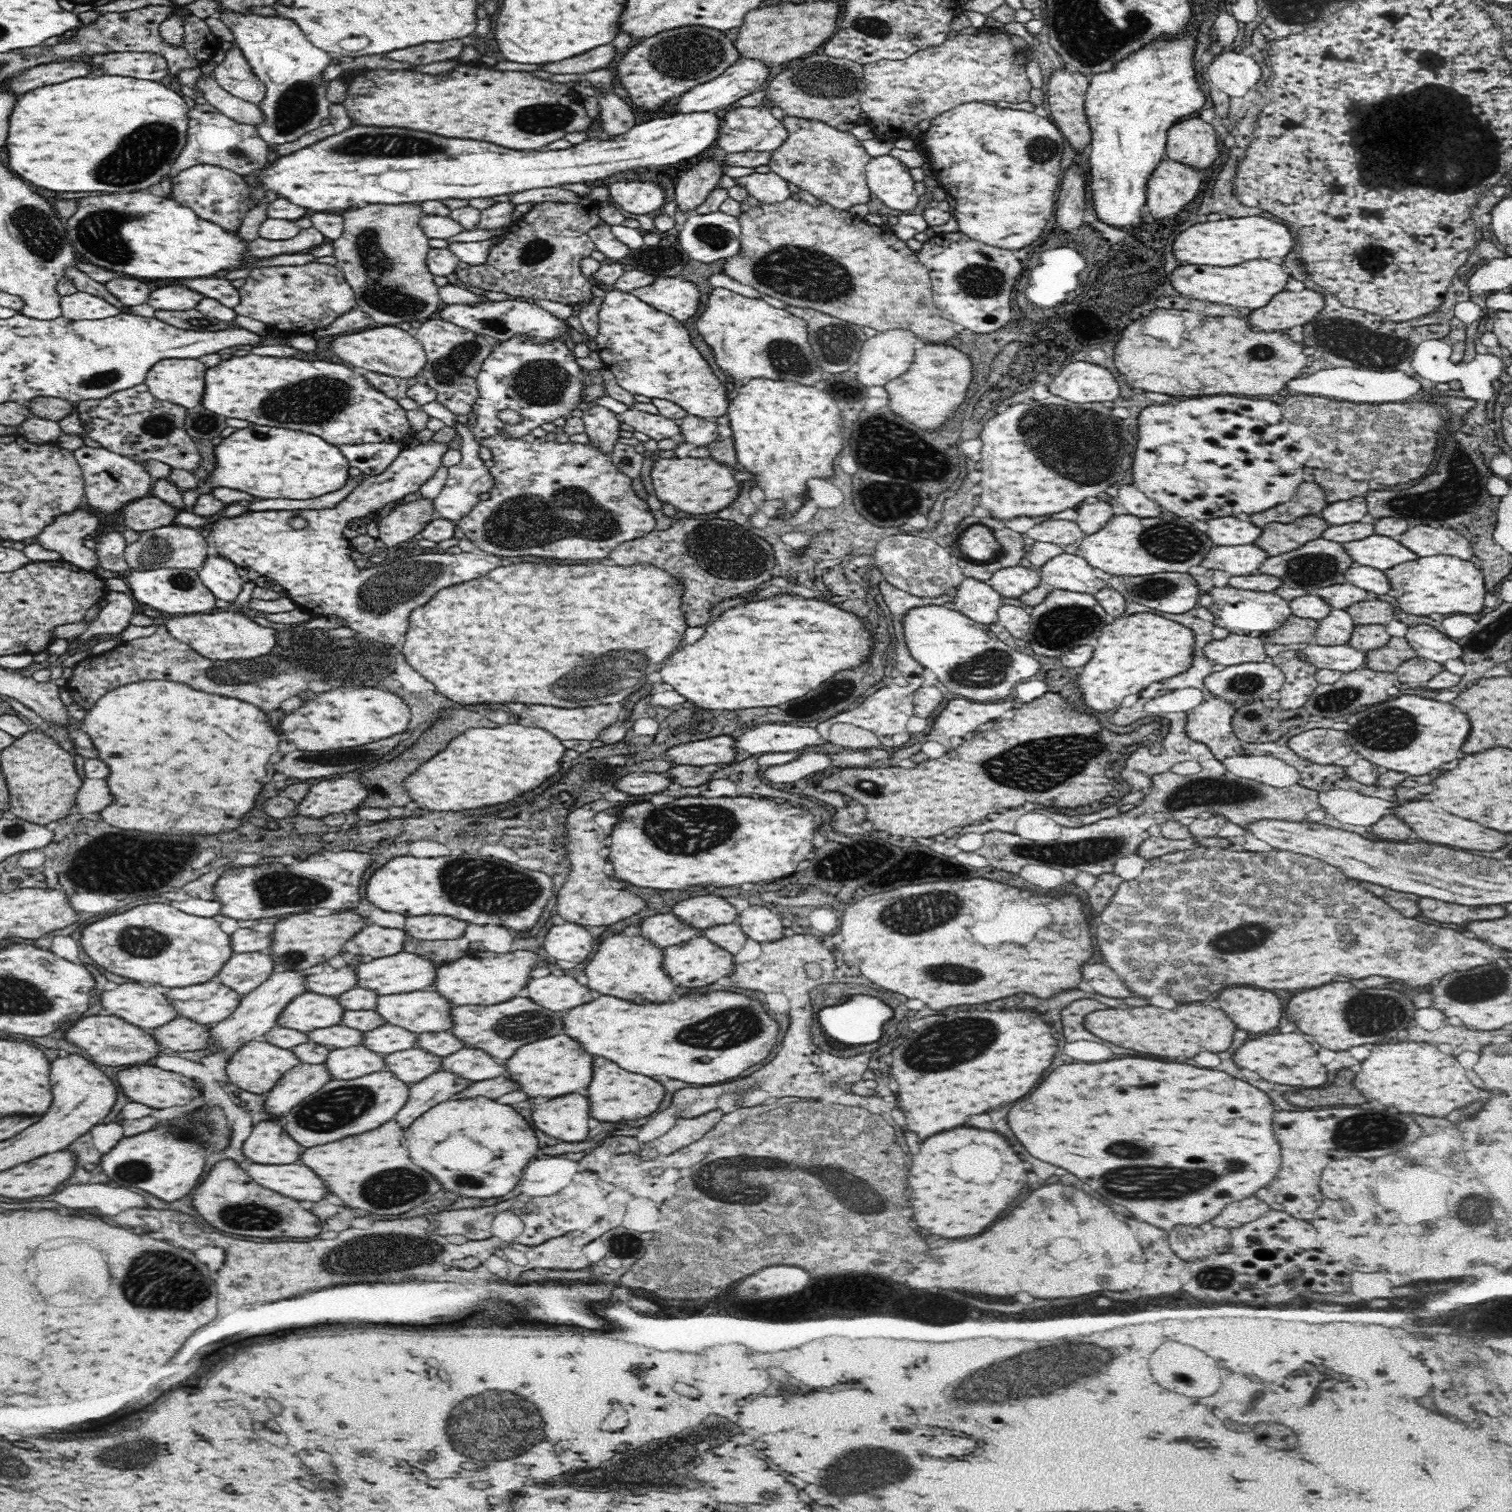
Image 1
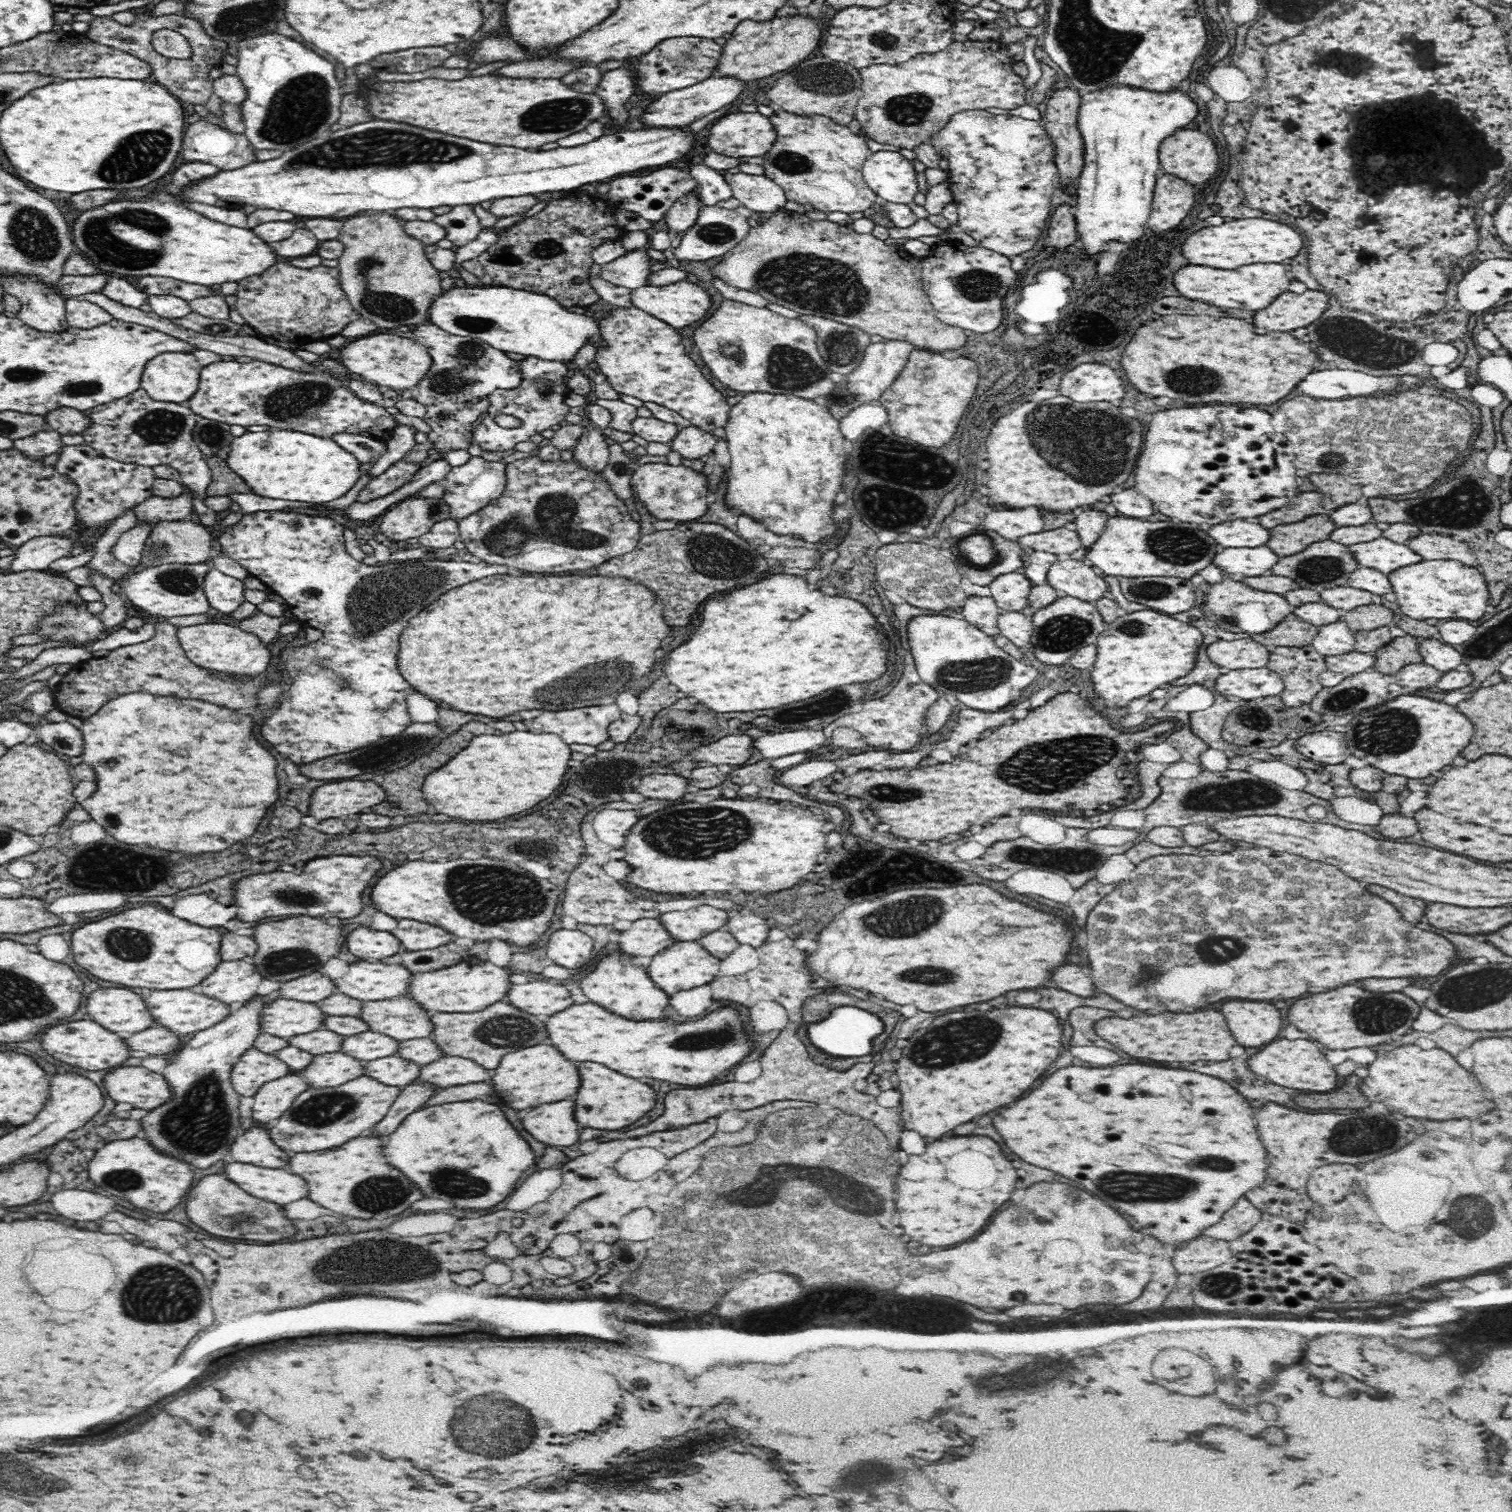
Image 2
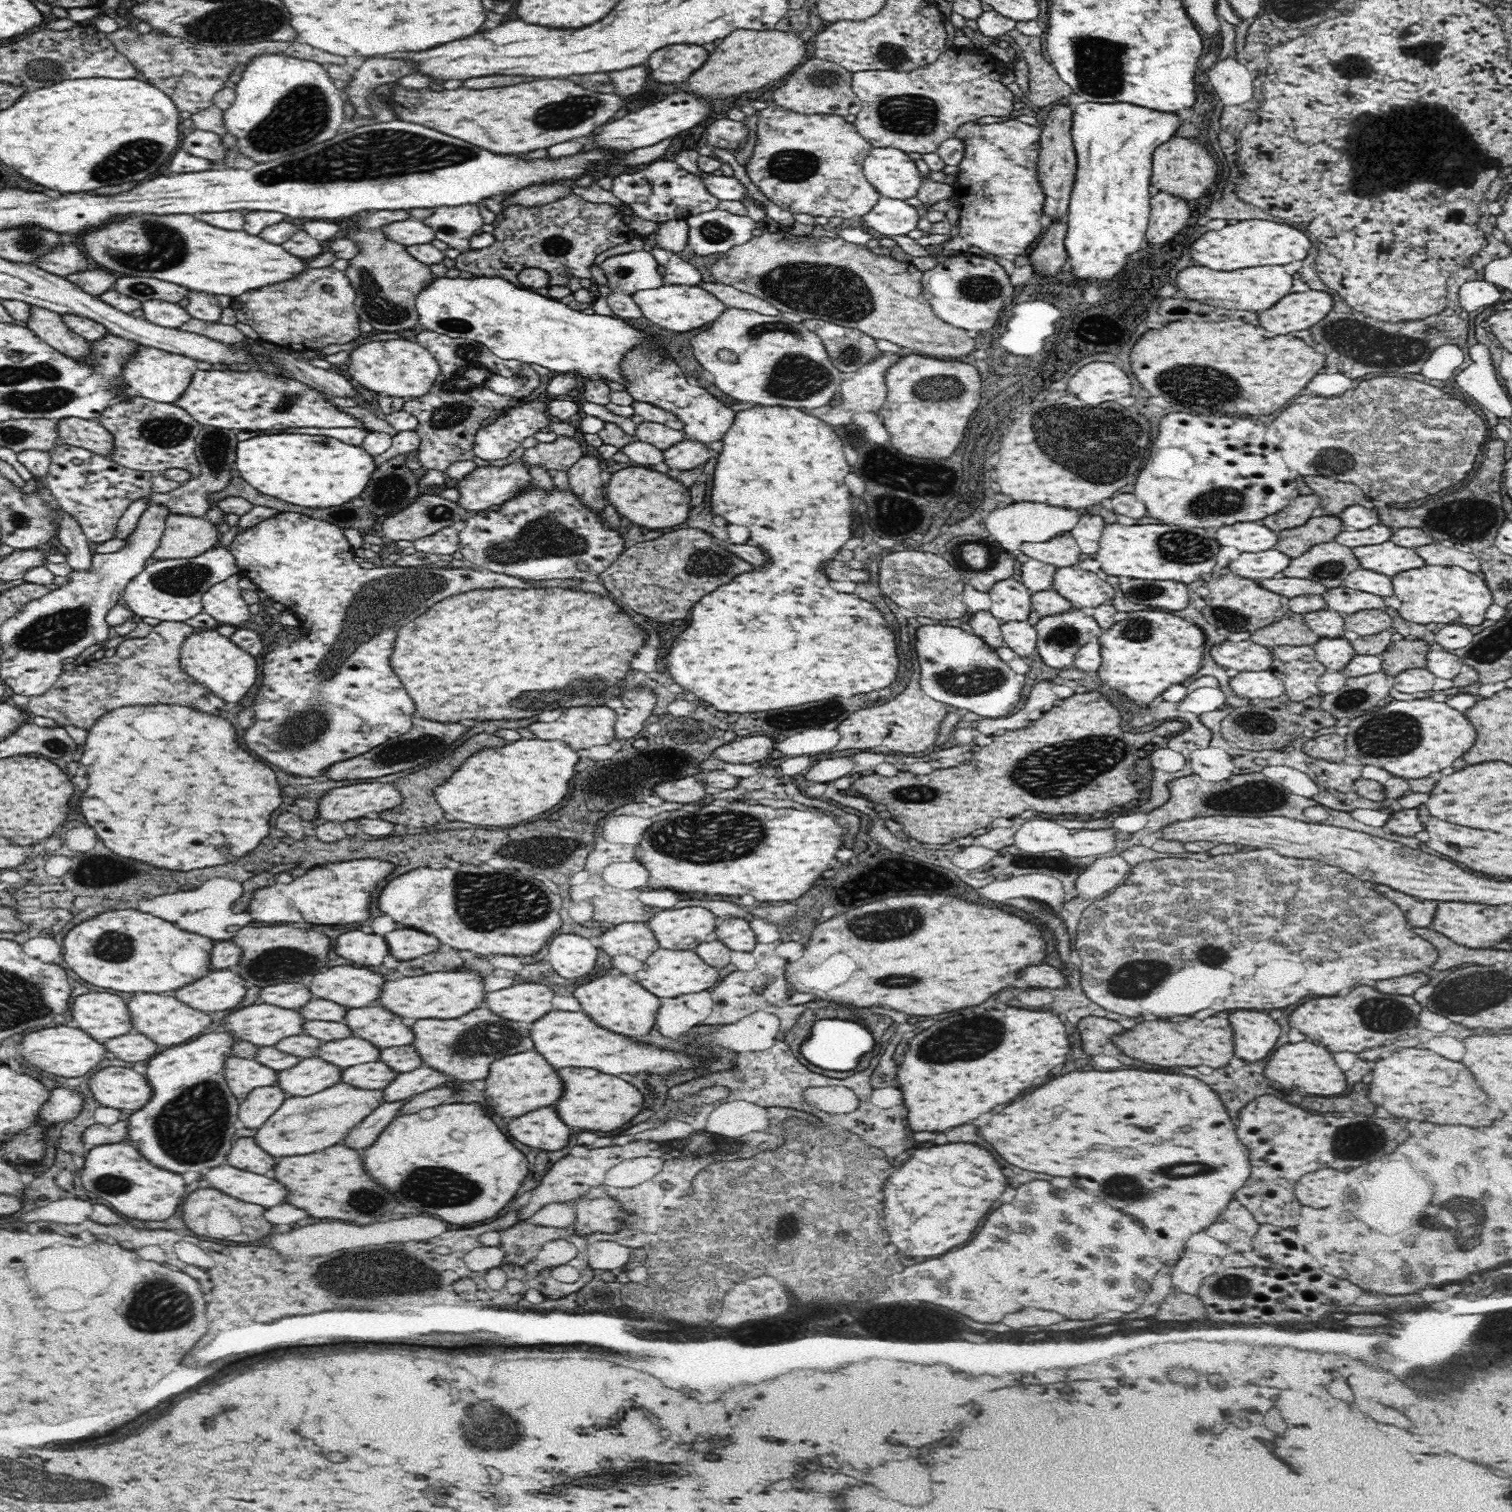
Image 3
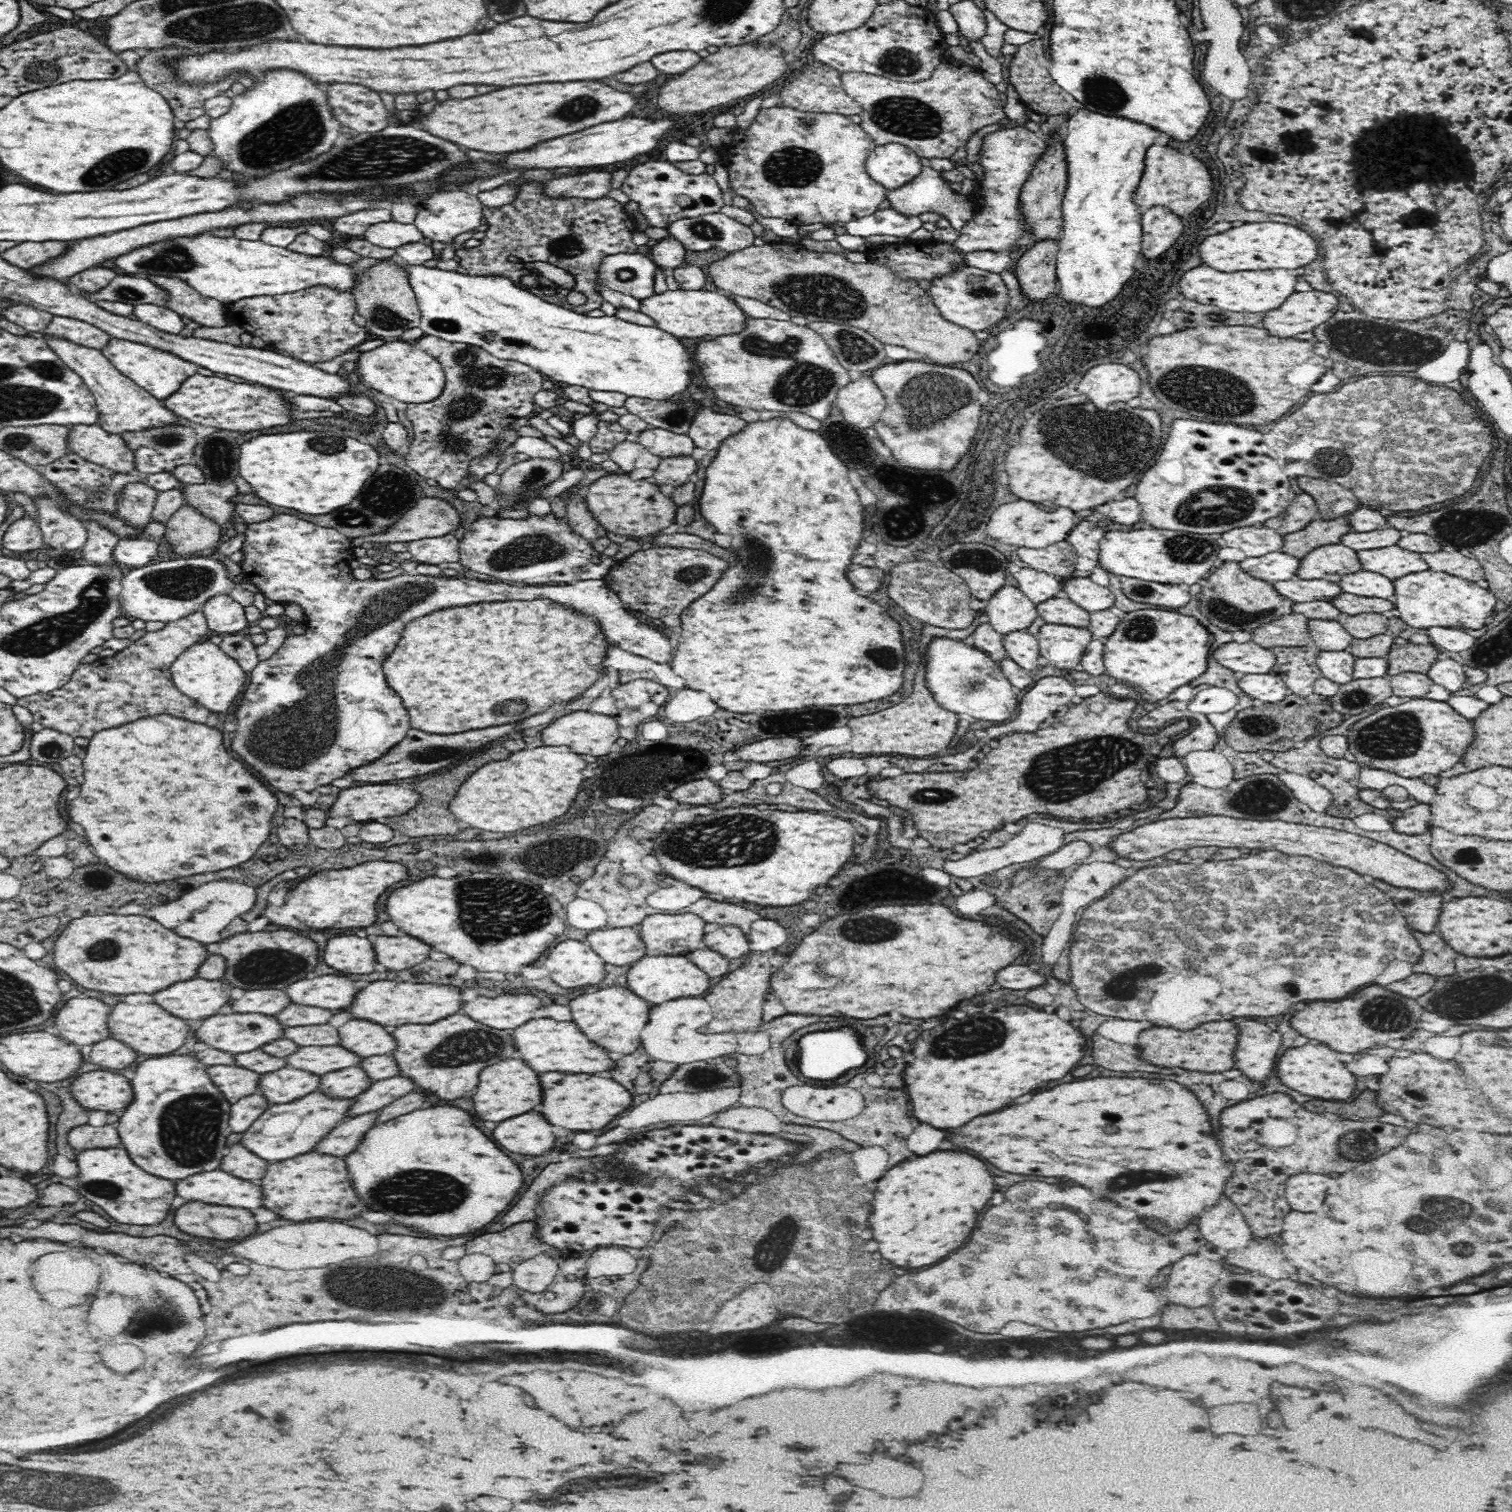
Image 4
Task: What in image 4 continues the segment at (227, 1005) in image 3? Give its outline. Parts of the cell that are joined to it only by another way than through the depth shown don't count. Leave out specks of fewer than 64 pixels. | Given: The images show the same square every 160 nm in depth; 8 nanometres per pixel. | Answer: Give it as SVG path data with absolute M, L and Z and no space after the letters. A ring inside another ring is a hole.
M186 980L180 984L172 984L170 988L164 988L160 992L154 993L154 1000L166 1012L172 1013L172 1016L180 1017L182 1020L198 1020L206 1019L215 1016L224 1004L228 1004L230 999L230 990L232 987L228 984L222 983L222 980Z

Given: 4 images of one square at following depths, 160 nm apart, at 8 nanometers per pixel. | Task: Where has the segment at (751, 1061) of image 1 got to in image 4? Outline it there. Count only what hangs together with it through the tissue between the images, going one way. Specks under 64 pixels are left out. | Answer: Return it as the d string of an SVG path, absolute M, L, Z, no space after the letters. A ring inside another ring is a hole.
M542 1017L529 1020L518 1028L513 1029L516 1050L520 1053L518 1058L528 1060L536 1072L604 1072L614 1066L614 1060L610 1058L608 1052L604 1052L595 1041L588 1040L583 1032L580 1032L578 1024L575 1021L560 1021Z

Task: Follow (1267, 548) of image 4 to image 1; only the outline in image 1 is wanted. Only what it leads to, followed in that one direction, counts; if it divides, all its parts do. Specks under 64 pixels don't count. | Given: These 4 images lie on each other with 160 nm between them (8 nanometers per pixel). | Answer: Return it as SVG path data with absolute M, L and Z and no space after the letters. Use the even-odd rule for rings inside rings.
M1237 517L1216 518L1207 521L1207 536L1215 546L1241 546L1254 544L1262 530L1252 522Z

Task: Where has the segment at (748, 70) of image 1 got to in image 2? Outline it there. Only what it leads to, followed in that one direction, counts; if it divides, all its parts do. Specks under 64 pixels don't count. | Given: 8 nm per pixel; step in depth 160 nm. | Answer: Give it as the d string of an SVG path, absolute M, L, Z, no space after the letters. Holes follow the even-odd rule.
M712 76L702 82L693 84L680 90L667 92L649 104L648 110L640 116L640 122L646 129L672 129L688 127L696 120L708 116L724 108L738 98L738 95L746 88L746 83L736 76Z

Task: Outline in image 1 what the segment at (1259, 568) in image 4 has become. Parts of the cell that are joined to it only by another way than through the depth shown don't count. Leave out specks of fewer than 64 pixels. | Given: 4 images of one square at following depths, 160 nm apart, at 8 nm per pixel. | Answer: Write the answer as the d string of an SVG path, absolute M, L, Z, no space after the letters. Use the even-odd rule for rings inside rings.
M1254 544L1241 546L1214 546L1201 565L1210 573L1224 570L1230 576L1257 574L1260 564L1269 557L1266 551Z

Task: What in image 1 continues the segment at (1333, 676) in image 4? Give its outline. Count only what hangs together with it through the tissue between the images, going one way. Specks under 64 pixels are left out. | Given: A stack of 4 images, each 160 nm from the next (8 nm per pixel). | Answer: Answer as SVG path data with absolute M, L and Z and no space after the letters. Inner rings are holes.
M1334 609L1329 616L1319 621L1314 644L1320 646L1349 644L1355 626L1346 610Z

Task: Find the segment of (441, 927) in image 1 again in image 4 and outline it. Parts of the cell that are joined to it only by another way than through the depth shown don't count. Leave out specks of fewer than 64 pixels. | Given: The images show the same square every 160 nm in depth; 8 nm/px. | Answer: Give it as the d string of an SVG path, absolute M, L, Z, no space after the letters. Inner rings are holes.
M404 934L402 936L378 936L374 944L378 963L386 968L387 973L408 969L421 964L429 958L431 948L421 940Z

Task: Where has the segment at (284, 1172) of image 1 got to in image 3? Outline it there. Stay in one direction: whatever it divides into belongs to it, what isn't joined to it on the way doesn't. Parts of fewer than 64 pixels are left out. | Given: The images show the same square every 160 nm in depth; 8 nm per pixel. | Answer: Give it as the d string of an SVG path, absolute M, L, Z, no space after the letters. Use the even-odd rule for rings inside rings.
M227 1163L209 1168L202 1173L201 1179L228 1196L236 1196L238 1200L248 1200L264 1208L282 1204L286 1196L286 1188L276 1180L252 1174L247 1169L234 1168Z

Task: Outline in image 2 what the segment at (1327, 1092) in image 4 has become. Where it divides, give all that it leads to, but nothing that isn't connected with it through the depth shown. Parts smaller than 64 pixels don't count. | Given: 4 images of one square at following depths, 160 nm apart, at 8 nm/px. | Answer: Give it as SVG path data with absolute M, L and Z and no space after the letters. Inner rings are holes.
M1280 1040L1272 1041L1265 1045L1258 1054L1254 1054L1248 1064L1250 1070L1266 1076L1270 1082L1280 1084L1280 1086L1288 1086L1288 1088L1296 1088L1296 1090L1308 1090L1308 1092L1330 1092L1336 1088L1336 1070L1330 1066L1330 1062L1326 1060L1326 1056L1322 1054L1322 1050L1310 1042L1310 1040Z

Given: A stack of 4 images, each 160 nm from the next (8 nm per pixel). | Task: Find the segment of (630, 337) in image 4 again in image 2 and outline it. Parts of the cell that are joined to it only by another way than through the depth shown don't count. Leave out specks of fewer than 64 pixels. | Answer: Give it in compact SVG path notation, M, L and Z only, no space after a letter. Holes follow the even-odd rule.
M452 287L442 291L428 309L428 322L445 330L448 334L471 337L482 340L485 344L499 348L502 352L516 352L522 356L538 356L542 360L562 360L570 363L582 344L593 342L597 348L601 346L600 321L593 316L571 312L560 302L546 295L516 290L508 287Z

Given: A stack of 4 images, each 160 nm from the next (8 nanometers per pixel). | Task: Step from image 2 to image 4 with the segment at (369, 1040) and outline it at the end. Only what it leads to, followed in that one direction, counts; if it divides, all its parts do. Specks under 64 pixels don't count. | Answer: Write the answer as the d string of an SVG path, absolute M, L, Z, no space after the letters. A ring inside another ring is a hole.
M340 1044L316 1045L298 1047L294 1054L285 1057L285 1063L286 1067L302 1068L321 1076L327 1072L359 1066L362 1058Z

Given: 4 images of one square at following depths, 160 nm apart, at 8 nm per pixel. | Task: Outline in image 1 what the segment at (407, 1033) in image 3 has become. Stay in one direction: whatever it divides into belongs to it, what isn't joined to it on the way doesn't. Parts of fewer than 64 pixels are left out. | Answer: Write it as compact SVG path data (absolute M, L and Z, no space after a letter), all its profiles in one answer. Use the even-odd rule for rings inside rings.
M423 989L400 994L379 996L374 1010L382 1015L386 1024L406 1028L408 1032L422 1034L423 1032L442 1032L452 1028L455 1018L452 1017L451 1001L440 992L433 989Z

